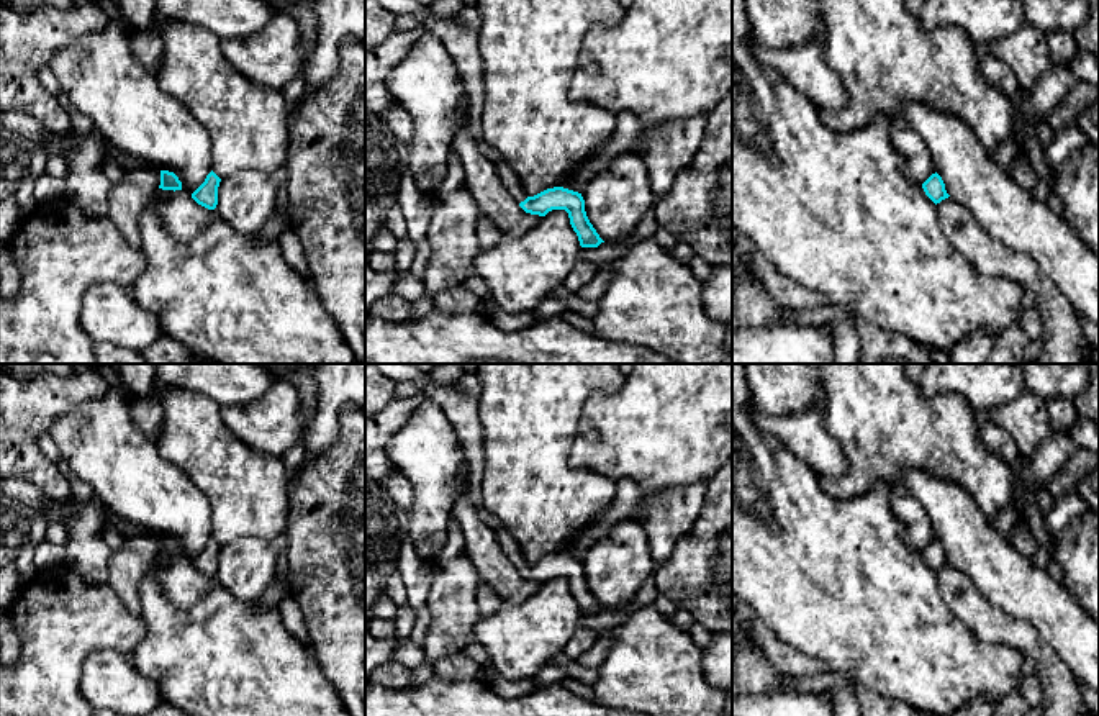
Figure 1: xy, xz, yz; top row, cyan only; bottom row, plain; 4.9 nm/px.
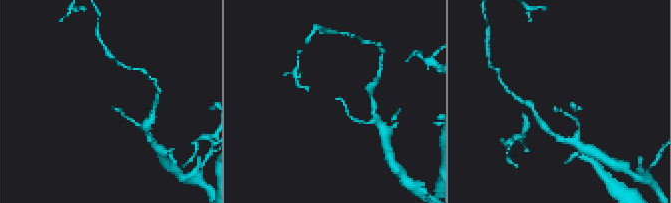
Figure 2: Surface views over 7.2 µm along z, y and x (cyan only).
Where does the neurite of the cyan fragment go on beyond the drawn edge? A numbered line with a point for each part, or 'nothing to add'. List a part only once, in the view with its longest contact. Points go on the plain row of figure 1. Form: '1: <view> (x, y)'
1: xz (462, 410)

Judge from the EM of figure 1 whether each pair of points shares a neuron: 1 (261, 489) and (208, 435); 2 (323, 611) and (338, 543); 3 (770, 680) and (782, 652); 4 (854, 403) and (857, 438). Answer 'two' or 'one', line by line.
1: one
2: one
3: two
4: one

